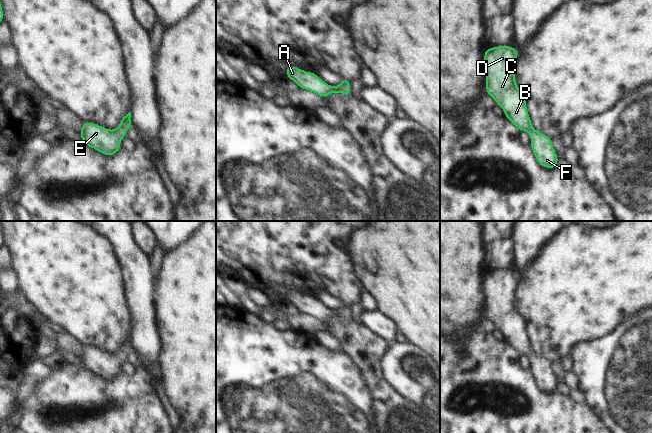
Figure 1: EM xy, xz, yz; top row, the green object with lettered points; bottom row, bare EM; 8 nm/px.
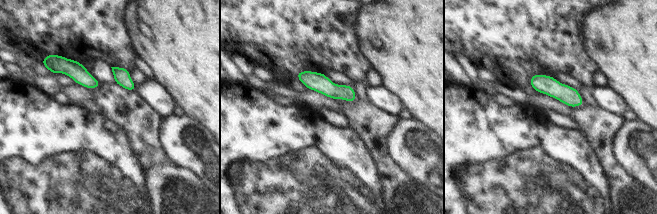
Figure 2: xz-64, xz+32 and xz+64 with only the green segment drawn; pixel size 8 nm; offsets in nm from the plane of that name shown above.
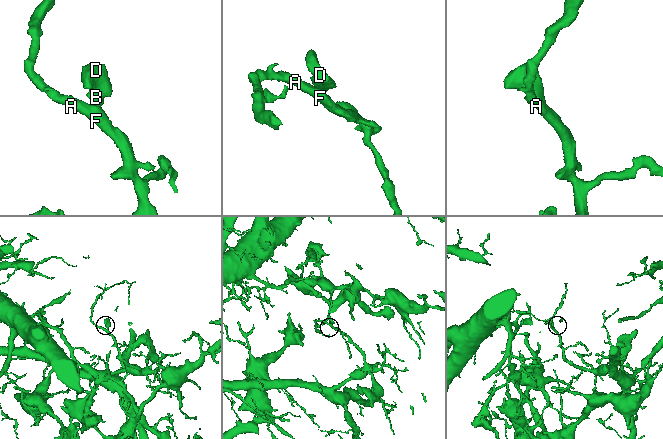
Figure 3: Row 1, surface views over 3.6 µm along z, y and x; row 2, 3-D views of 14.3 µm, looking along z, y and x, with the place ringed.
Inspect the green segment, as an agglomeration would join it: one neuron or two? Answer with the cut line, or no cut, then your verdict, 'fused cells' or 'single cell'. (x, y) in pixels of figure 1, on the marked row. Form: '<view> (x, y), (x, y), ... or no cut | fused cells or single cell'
no cut | single cell

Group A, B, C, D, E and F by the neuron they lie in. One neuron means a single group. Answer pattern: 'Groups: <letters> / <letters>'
Groups: A B C D E F

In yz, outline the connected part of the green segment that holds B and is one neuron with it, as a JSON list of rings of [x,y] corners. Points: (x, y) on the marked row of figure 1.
[[[495,46],[485,50],[486,93],[495,99],[511,123],[519,130],[529,133],[530,147],[539,165],[544,168],[558,168],[559,158],[552,139],[534,129],[525,96],[516,85],[517,60],[517,50],[512,46]]]

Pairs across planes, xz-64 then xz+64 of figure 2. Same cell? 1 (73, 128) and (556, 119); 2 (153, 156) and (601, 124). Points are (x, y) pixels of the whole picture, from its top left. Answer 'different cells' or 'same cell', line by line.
1: different cells
2: same cell

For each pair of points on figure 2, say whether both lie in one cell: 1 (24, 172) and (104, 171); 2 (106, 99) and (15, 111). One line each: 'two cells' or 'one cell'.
1: one cell
2: two cells

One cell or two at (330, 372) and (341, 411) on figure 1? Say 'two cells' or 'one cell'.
one cell

